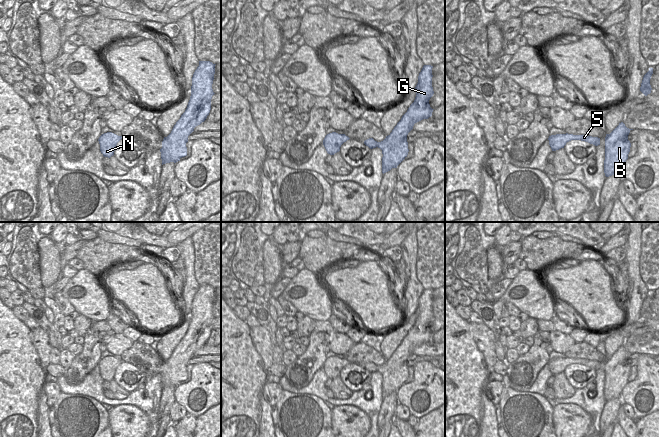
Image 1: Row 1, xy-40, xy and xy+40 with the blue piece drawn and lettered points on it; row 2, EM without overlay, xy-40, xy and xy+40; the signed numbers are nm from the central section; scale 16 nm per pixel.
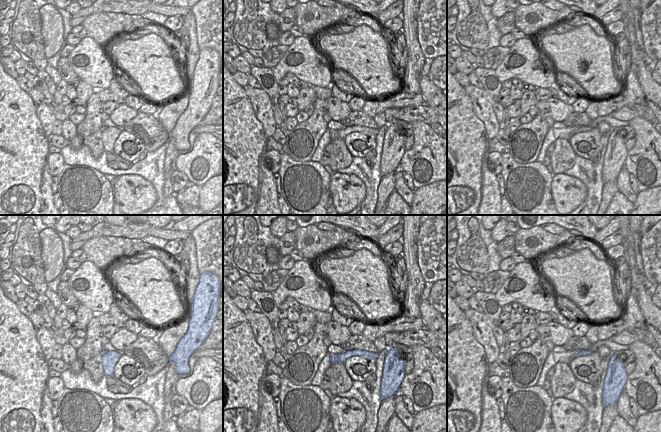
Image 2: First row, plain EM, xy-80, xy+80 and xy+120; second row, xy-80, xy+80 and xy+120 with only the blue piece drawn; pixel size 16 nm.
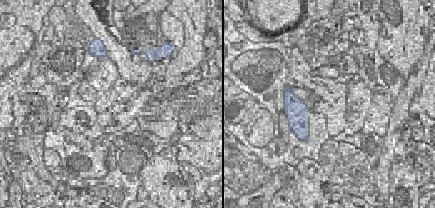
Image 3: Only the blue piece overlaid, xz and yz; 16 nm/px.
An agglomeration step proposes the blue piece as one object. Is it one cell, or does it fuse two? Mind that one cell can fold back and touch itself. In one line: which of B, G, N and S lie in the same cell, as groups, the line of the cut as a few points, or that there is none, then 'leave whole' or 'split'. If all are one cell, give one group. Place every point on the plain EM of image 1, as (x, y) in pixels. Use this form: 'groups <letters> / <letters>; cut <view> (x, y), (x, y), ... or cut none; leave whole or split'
groups B G N S; cut none; leave whole

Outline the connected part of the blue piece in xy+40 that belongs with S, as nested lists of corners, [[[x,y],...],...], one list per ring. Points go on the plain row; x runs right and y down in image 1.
[[[568,357],[551,359],[549,360],[548,364],[552,375],[564,372],[566,367],[571,364],[581,364],[593,368],[595,370],[600,369],[600,362],[598,361],[592,361],[588,359],[573,359]]]

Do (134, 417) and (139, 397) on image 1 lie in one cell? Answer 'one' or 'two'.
two

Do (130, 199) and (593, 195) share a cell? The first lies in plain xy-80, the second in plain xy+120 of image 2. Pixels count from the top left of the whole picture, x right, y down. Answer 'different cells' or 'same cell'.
different cells

